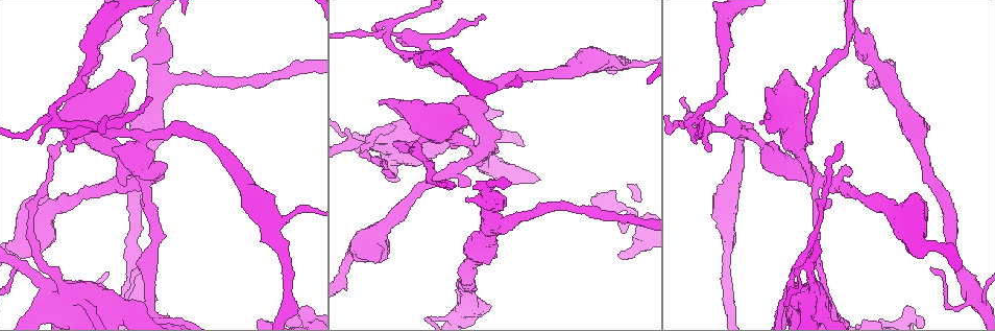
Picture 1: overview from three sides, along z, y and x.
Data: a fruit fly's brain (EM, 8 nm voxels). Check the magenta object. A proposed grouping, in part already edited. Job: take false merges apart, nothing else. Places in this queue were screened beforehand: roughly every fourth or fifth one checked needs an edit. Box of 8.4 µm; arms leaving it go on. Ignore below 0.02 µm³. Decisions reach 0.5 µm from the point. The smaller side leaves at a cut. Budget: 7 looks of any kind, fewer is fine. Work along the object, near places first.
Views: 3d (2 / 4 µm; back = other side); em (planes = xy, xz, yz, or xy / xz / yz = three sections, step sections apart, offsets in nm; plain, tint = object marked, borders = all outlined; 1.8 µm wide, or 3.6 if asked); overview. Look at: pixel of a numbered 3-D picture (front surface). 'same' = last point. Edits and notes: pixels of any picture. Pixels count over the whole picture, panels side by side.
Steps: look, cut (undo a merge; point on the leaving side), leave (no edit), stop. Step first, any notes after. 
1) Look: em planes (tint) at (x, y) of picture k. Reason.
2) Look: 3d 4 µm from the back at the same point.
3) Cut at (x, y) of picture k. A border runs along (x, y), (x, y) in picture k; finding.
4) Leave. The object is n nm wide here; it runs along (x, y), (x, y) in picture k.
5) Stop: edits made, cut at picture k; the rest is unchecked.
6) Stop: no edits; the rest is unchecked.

Look: em planes (tint) at (468, 308) of picture 1. Arms run side by side.

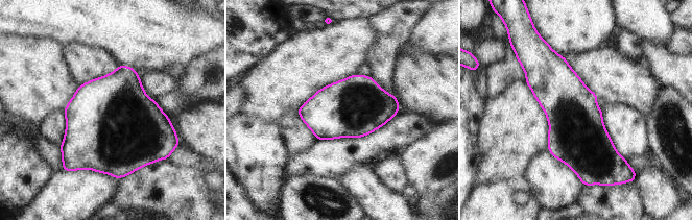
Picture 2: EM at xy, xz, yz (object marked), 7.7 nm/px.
Leave. One cell here.

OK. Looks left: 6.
Look: 3d 4 µm at (756, 140) of picture 1. Thick turns thin.

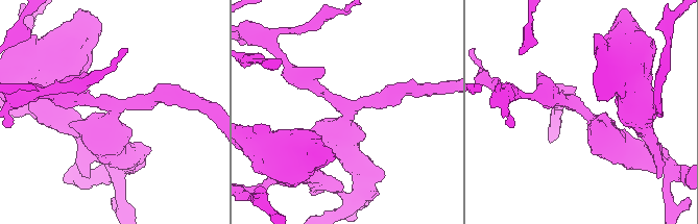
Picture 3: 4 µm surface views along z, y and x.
Look: em 3.6 µm xy step 8 (tint) at (583, 111) of picture 3. 3 arms meet here; the arms are 220, 280, 500 nm wide; shape alone is not enough.

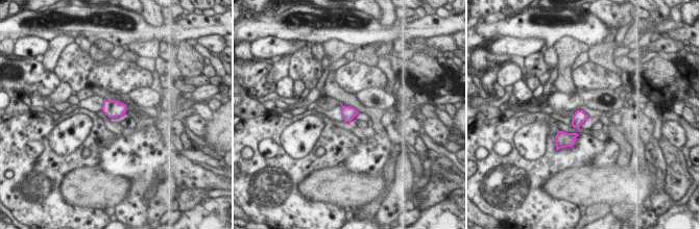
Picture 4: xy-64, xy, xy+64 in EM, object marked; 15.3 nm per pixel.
Leave. The object is 200 nm wide here; all the same cell.

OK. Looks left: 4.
Look: em planes (tint) at (695, 120) of picture 1. Thick turns thin.

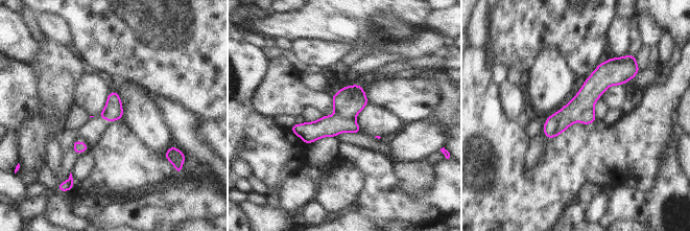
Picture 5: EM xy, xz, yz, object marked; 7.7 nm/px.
Cut at (350, 100) of picture 5. The object is 140 nm wide here; the part that leaves runs along (611, 62), (611, 69), (549, 135) in picture 5; a second cell is stuck on.

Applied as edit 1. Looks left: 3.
Stop: edits made, cut at picture 5; the rest is unchecked.

